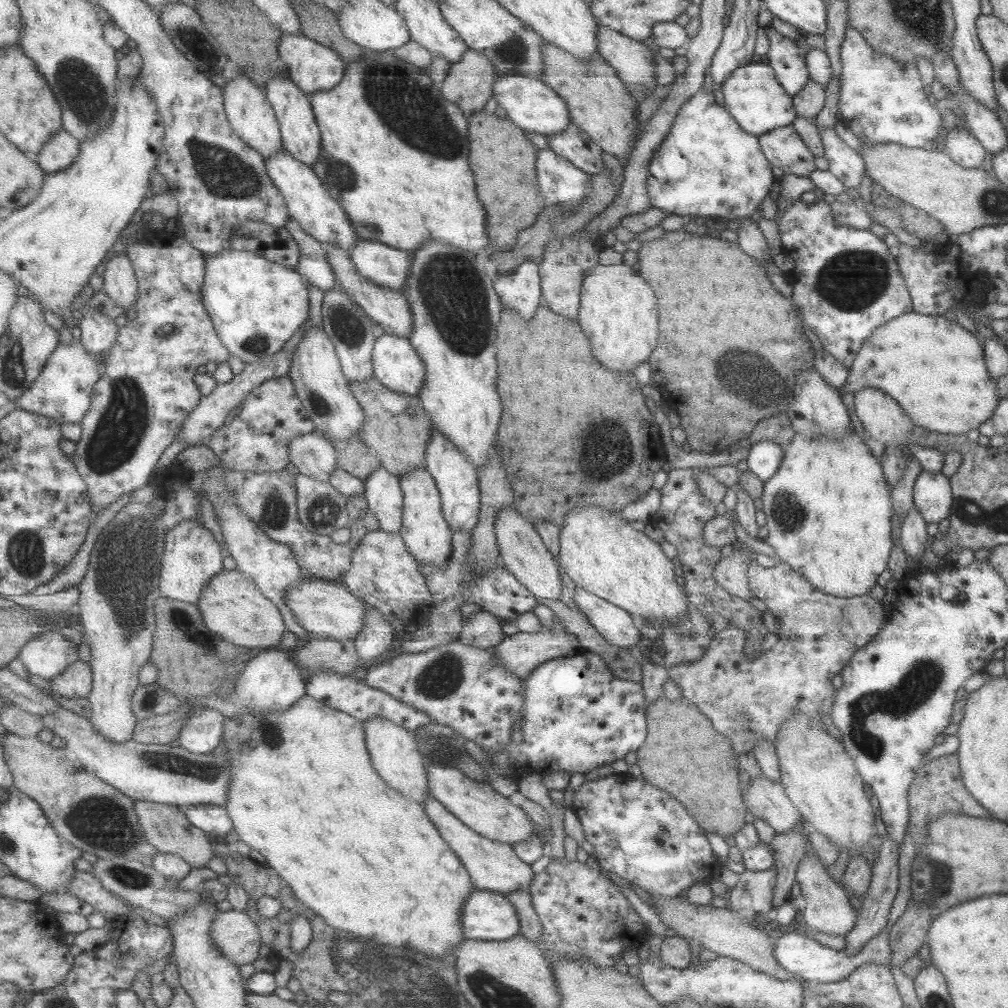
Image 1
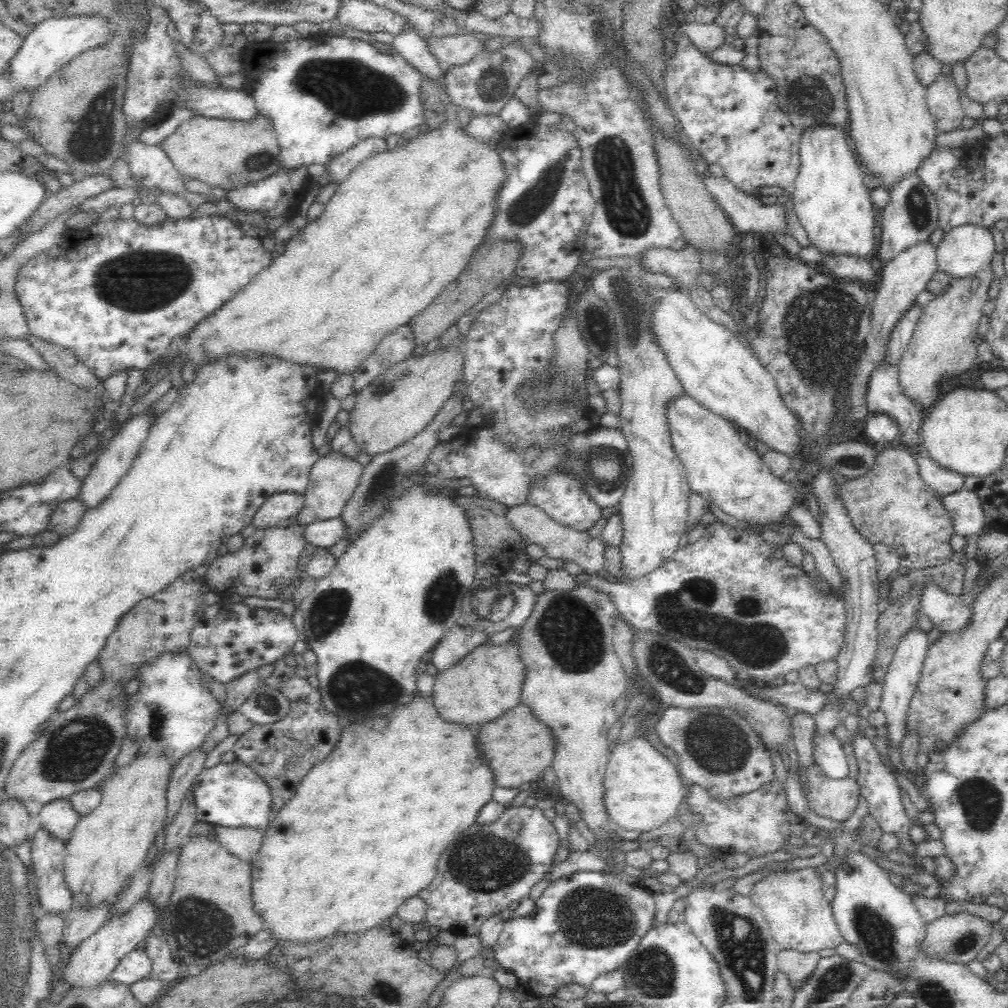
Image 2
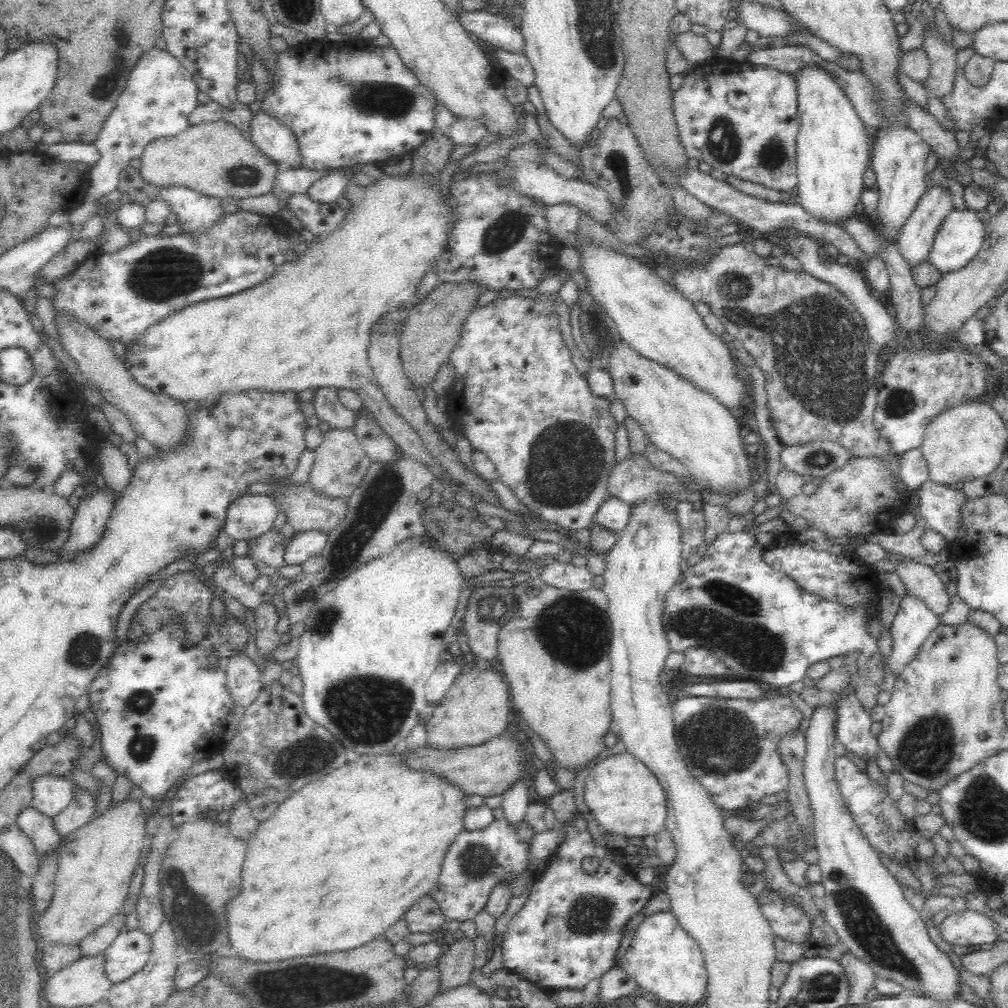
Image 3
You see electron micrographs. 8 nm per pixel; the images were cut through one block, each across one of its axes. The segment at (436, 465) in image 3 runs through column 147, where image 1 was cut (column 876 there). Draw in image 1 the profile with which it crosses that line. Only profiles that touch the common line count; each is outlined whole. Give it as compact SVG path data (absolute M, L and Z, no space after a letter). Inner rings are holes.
M913 310L911 312L901 314L901 316L892 318L889 322L883 322L881 326L877 326L875 330L871 330L871 334L869 334L867 338L863 340L863 344L859 346L859 350L857 350L857 354L855 354L855 358L853 358L853 362L851 362L851 366L848 368L846 379L847 380L845 384L843 384L842 388L835 389L840 394L844 392L854 393L855 391L862 390L863 388L875 388L876 390L881 390L897 402L897 404L903 409L903 412L911 418L915 426L925 428L927 431L939 432L939 434L965 435L966 432L973 430L973 428L977 428L979 424L985 422L985 420L993 414L993 410L995 410L999 399L996 391L997 380L994 380L991 375L989 375L989 371L987 371L987 367L985 367L983 347L979 343L977 337L973 336L973 334L961 327L959 323L956 323L956 321L947 321L943 315L925 315L919 314Z

